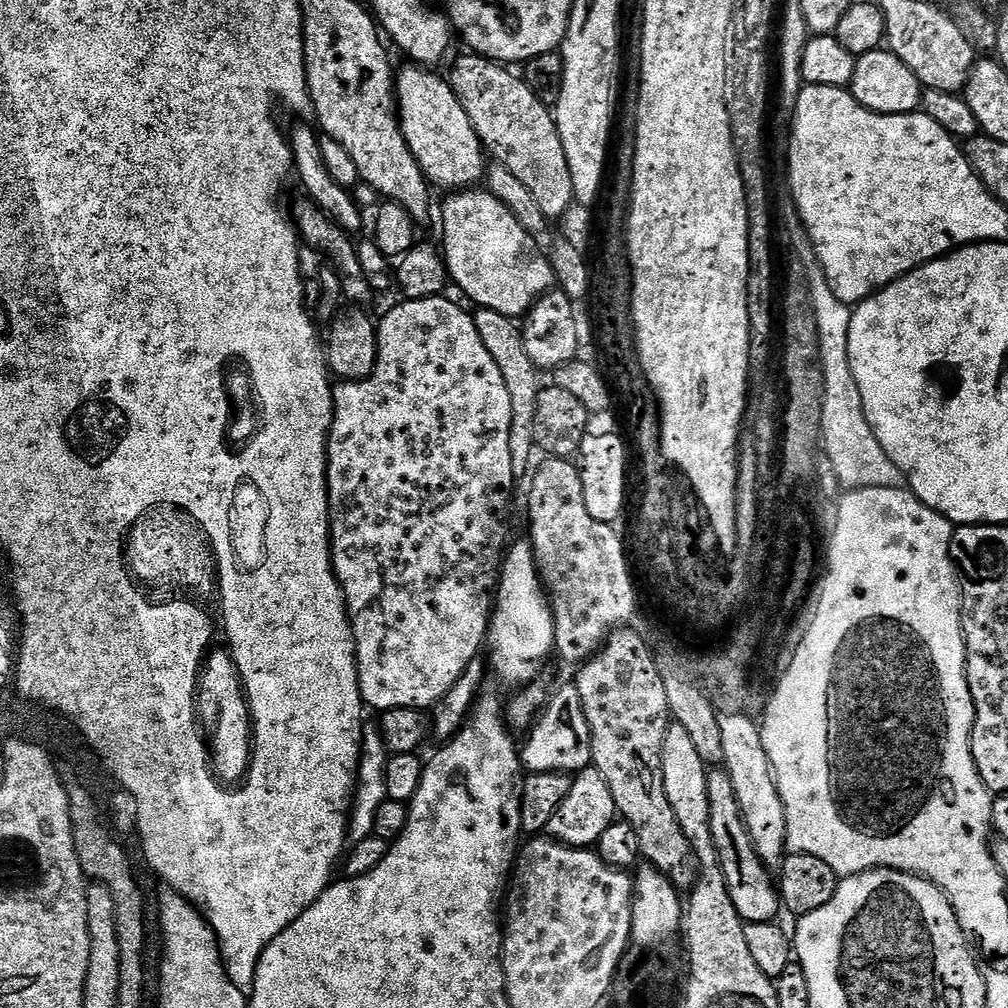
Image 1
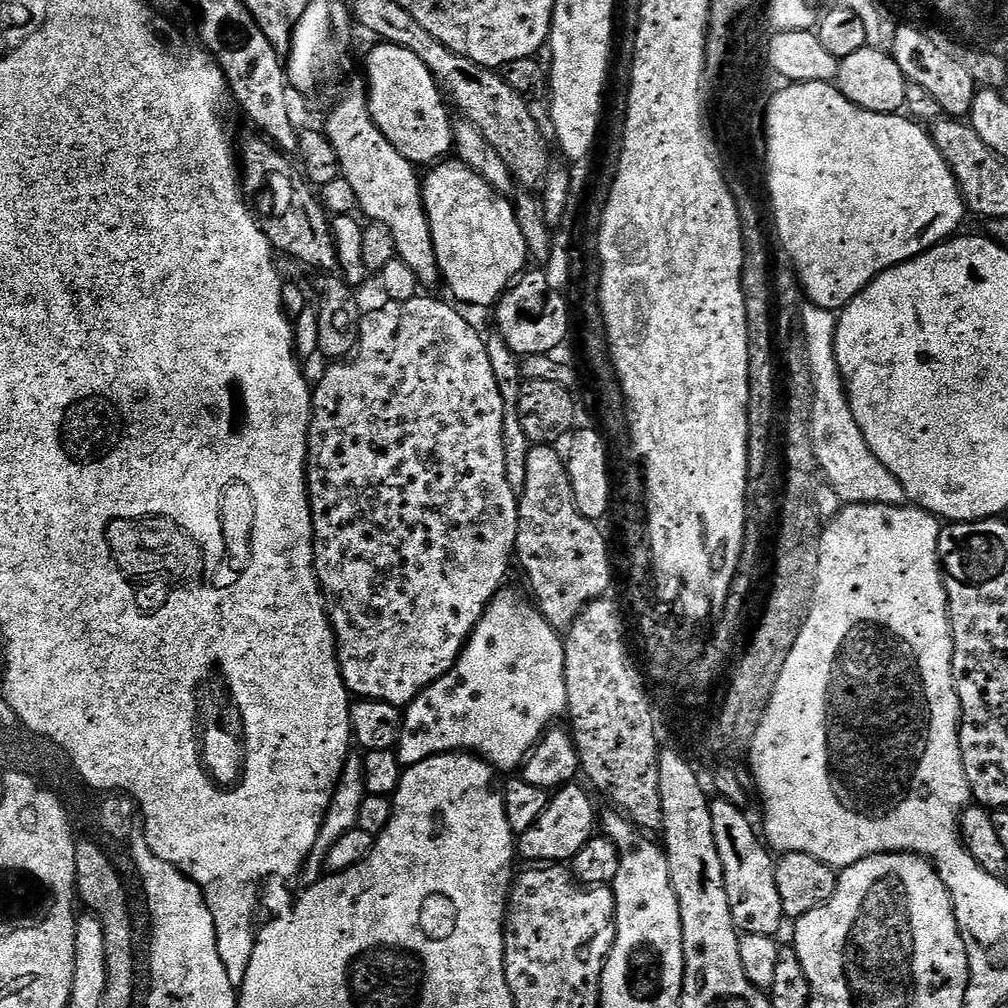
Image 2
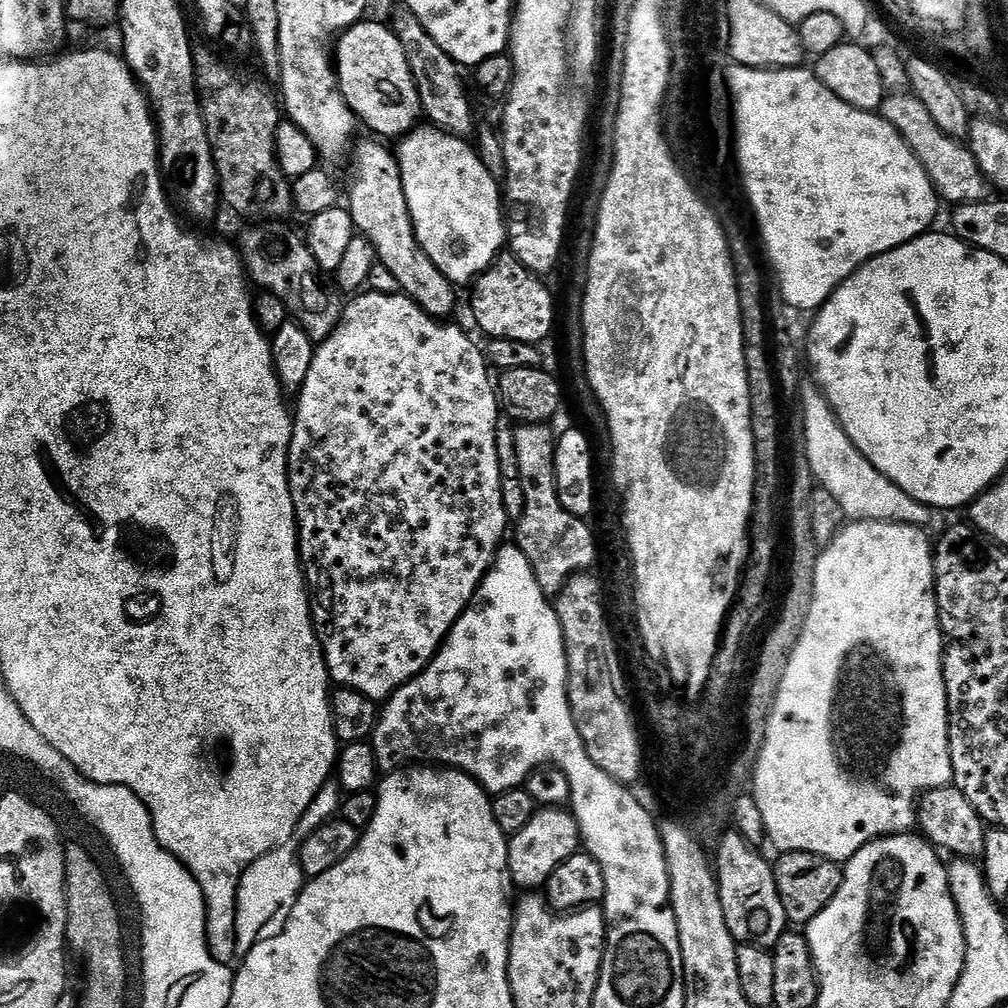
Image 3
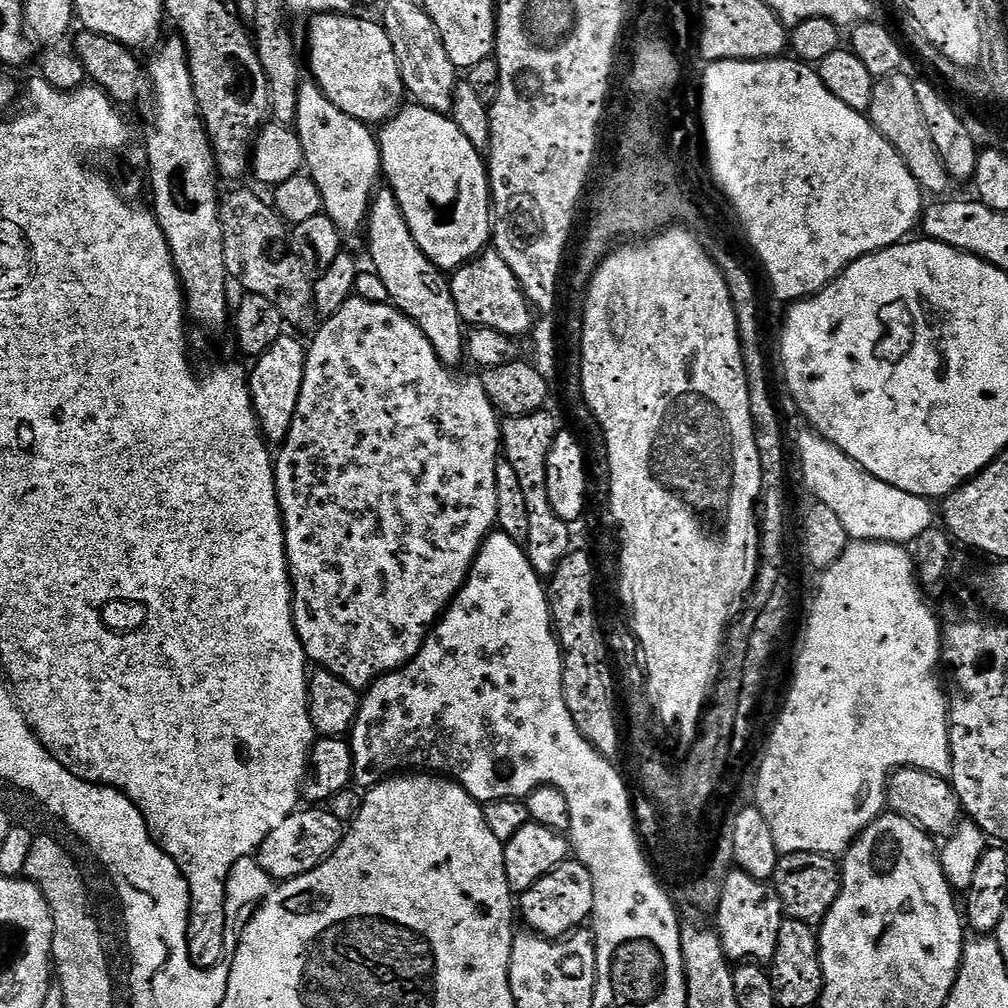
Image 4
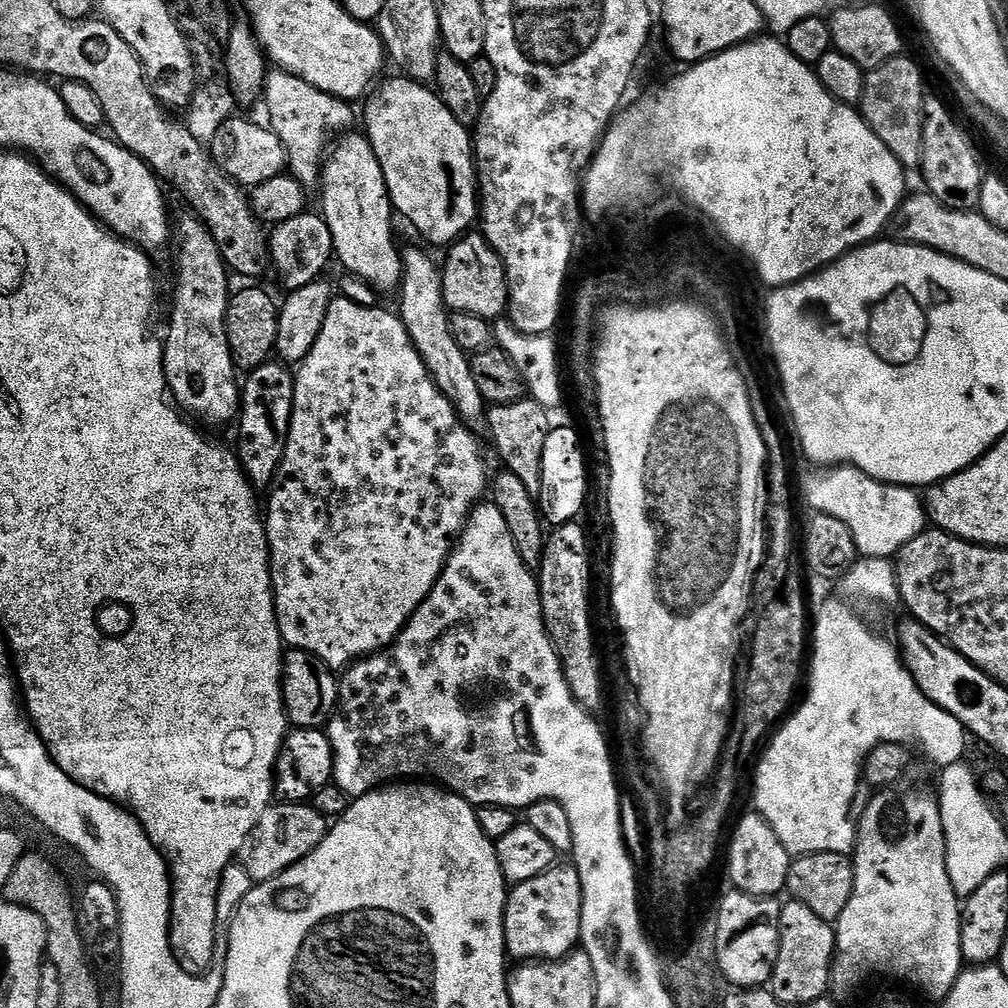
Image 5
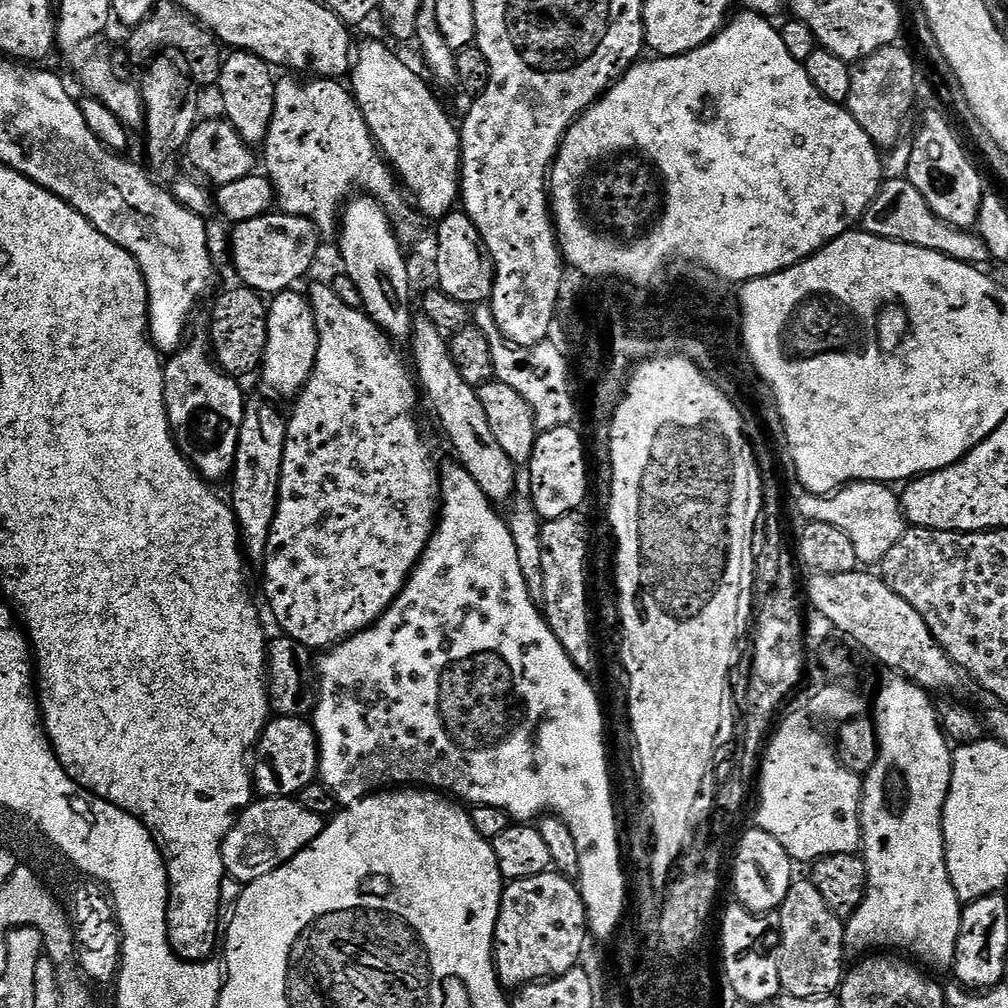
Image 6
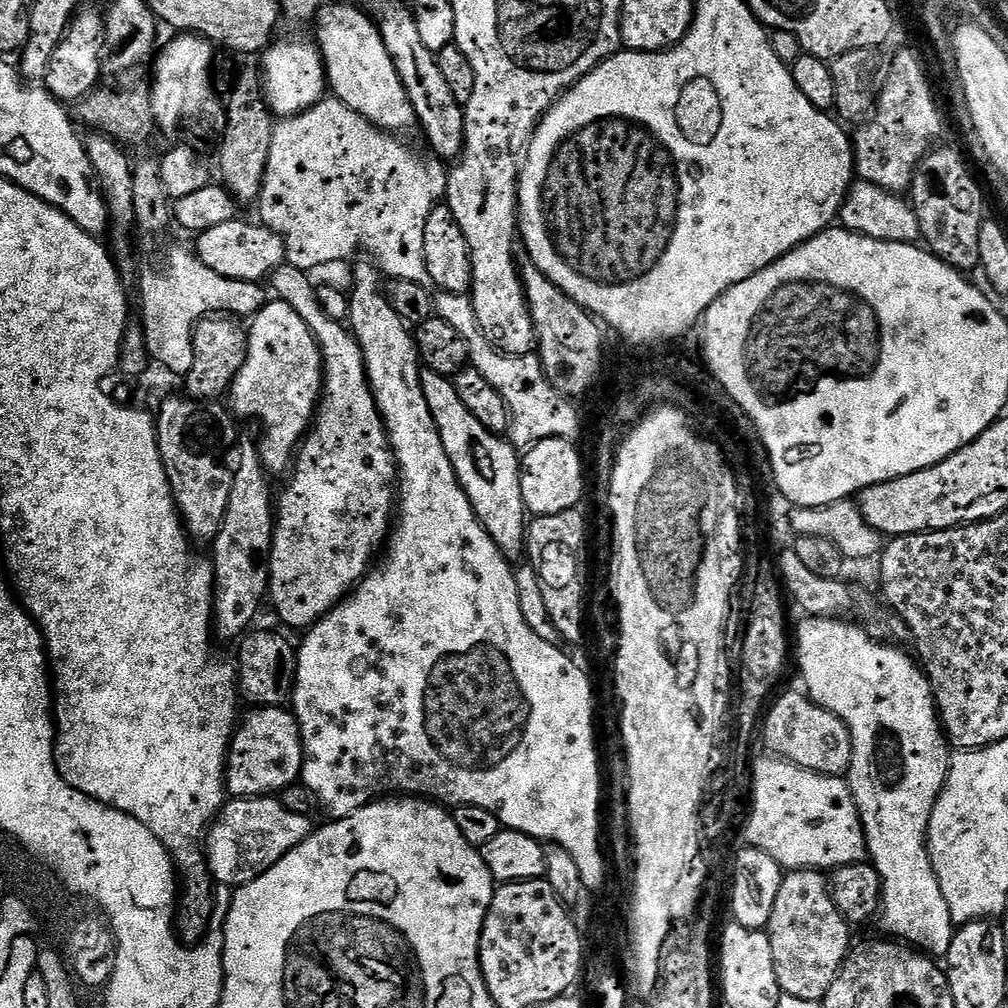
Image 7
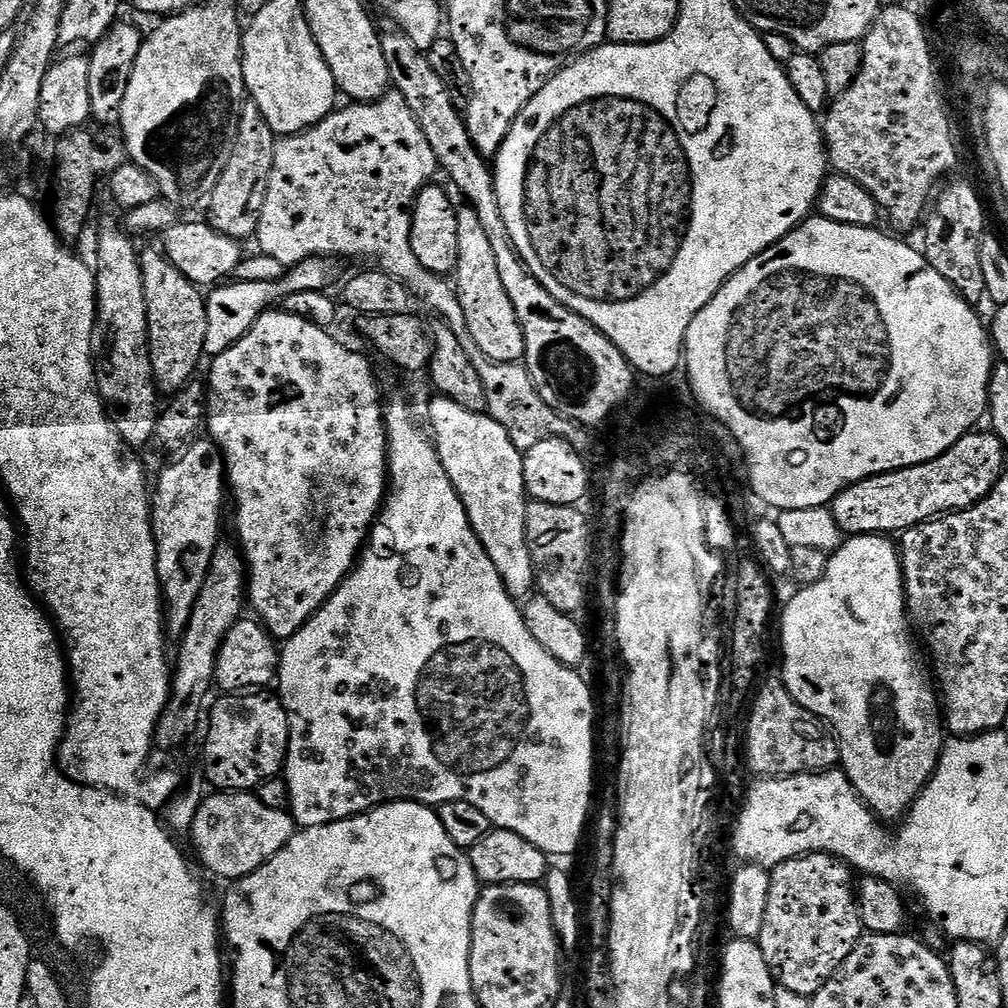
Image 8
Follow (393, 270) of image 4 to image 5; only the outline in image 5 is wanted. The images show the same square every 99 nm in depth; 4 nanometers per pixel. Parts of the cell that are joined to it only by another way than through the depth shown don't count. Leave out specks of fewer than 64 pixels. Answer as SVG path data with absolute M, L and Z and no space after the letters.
M405 247L402 259L404 279L398 289L400 321L412 335L412 341L431 370L436 384L451 398L453 406L460 413L460 419L465 422L483 421L486 416L486 402L482 398L482 390L478 390L469 353L465 352L456 339L450 309L444 298L444 274L441 265L437 261L435 264L420 248Z

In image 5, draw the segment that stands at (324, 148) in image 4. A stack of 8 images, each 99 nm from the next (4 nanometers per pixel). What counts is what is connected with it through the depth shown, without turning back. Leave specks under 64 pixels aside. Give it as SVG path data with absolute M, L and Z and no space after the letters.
M349 131L331 149L330 155L323 161L322 175L318 181L318 188L324 191L324 210L322 217L333 234L333 250L335 259L340 259L344 272L351 274L371 285L377 293L395 293L404 279L404 262L401 249L396 249L396 240L392 237L392 216L394 209L392 200L388 196L388 187L380 159L374 154L372 143L367 135Z

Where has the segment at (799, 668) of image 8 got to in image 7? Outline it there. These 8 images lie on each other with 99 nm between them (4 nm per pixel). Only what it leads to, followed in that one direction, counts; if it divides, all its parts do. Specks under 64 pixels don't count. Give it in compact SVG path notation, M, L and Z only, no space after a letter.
M808 618L805 624L801 626L800 633L794 636L794 656L800 659L800 672L804 675L803 687L806 689L807 696L818 706L830 710L850 730L852 739L852 764L846 773L848 788L852 791L852 797L856 803L856 809L860 815L860 824L864 828L864 841L868 844L867 859L878 870L880 881L884 883L884 898L882 901L882 911L879 913L878 920L884 923L884 928L889 937L903 942L917 950L923 950L936 958L947 957L952 941L954 925L950 918L950 906L946 906L946 898L942 898L942 886L938 886L938 878L934 874L932 859L928 853L928 827L930 818L934 814L934 806L944 789L944 783L948 777L948 766L950 763L950 744L946 739L946 733L938 719L938 709L936 698L932 690L932 684L919 663L912 660L900 648L891 648L888 644L883 644L880 640L868 636L864 628L859 628L856 623L849 622L844 618Z

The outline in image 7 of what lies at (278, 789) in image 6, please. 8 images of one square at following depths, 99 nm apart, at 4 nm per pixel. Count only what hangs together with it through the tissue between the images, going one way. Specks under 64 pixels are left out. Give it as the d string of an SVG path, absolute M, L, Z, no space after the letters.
M256 706L253 712L245 711L232 736L232 747L228 750L226 769L226 792L229 797L275 797L286 790L286 786L297 783L304 771L304 743L295 715L287 707L270 708Z

